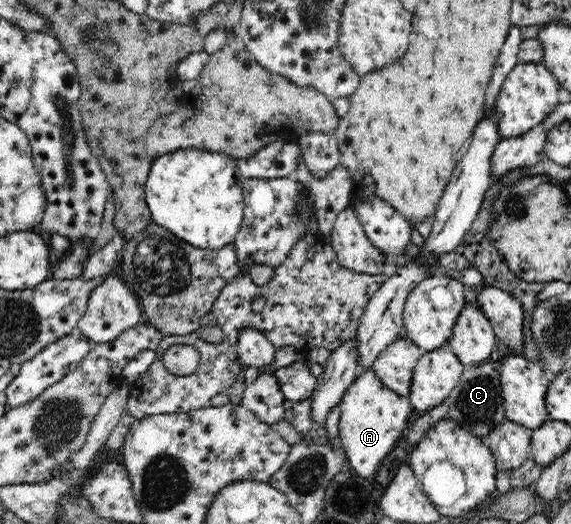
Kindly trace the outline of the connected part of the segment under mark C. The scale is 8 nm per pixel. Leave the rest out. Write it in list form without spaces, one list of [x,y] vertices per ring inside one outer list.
[[[488,362],[488,364],[482,363],[482,366],[465,367],[459,383],[452,389],[446,402],[442,402],[438,408],[430,410],[422,418],[417,418],[412,424],[412,428],[408,430],[407,440],[410,440],[415,447],[426,437],[430,427],[436,426],[442,419],[454,419],[488,446],[491,430],[494,430],[498,423],[506,419],[500,384],[501,370],[501,362]]]

